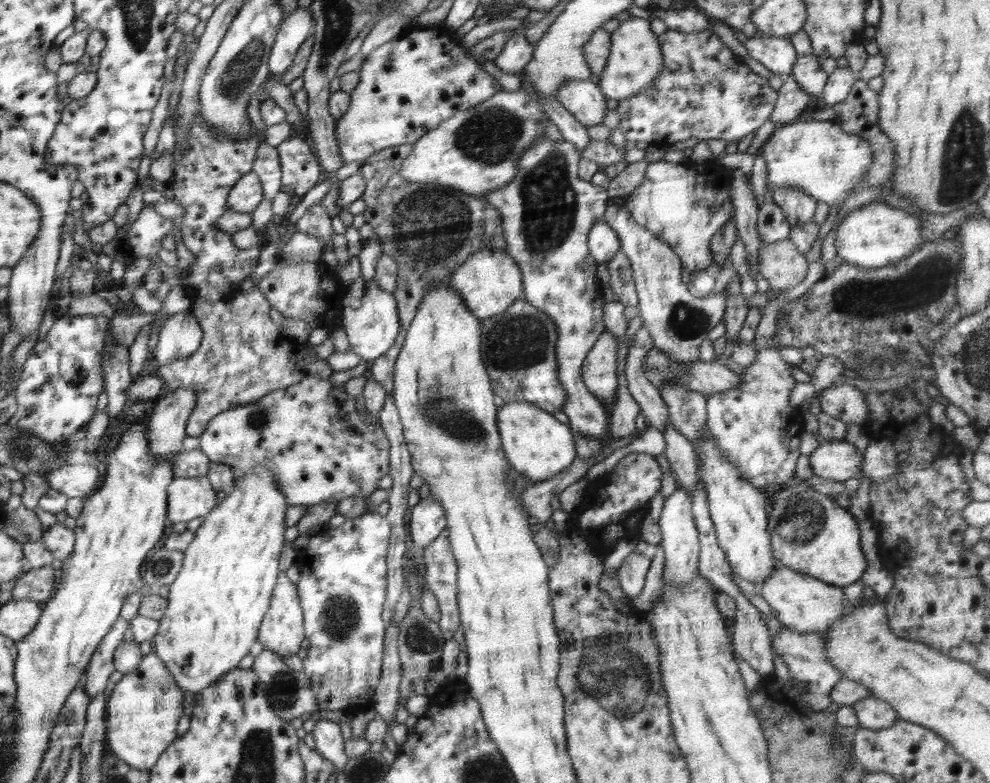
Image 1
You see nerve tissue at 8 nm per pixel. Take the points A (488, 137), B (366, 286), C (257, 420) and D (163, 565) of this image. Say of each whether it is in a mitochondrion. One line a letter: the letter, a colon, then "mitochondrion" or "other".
A: mitochondrion
B: other
C: mitochondrion
D: mitochondrion

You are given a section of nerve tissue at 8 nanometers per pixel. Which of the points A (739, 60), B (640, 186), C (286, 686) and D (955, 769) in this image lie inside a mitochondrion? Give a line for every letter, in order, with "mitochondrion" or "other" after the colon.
A: other
B: other
C: mitochondrion
D: other

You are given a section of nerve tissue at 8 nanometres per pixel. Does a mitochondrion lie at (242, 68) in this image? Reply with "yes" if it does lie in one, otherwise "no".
yes

